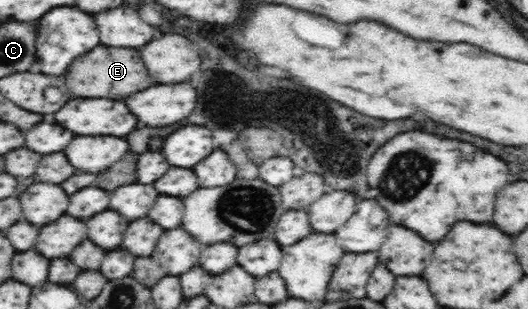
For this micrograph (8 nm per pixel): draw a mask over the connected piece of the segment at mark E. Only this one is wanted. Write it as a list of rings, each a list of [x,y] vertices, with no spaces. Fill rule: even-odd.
[[[95,47],[73,65],[65,75],[67,87],[75,97],[109,97],[109,99],[125,99],[131,93],[147,89],[147,69],[141,61],[137,49],[113,49],[113,47]]]

